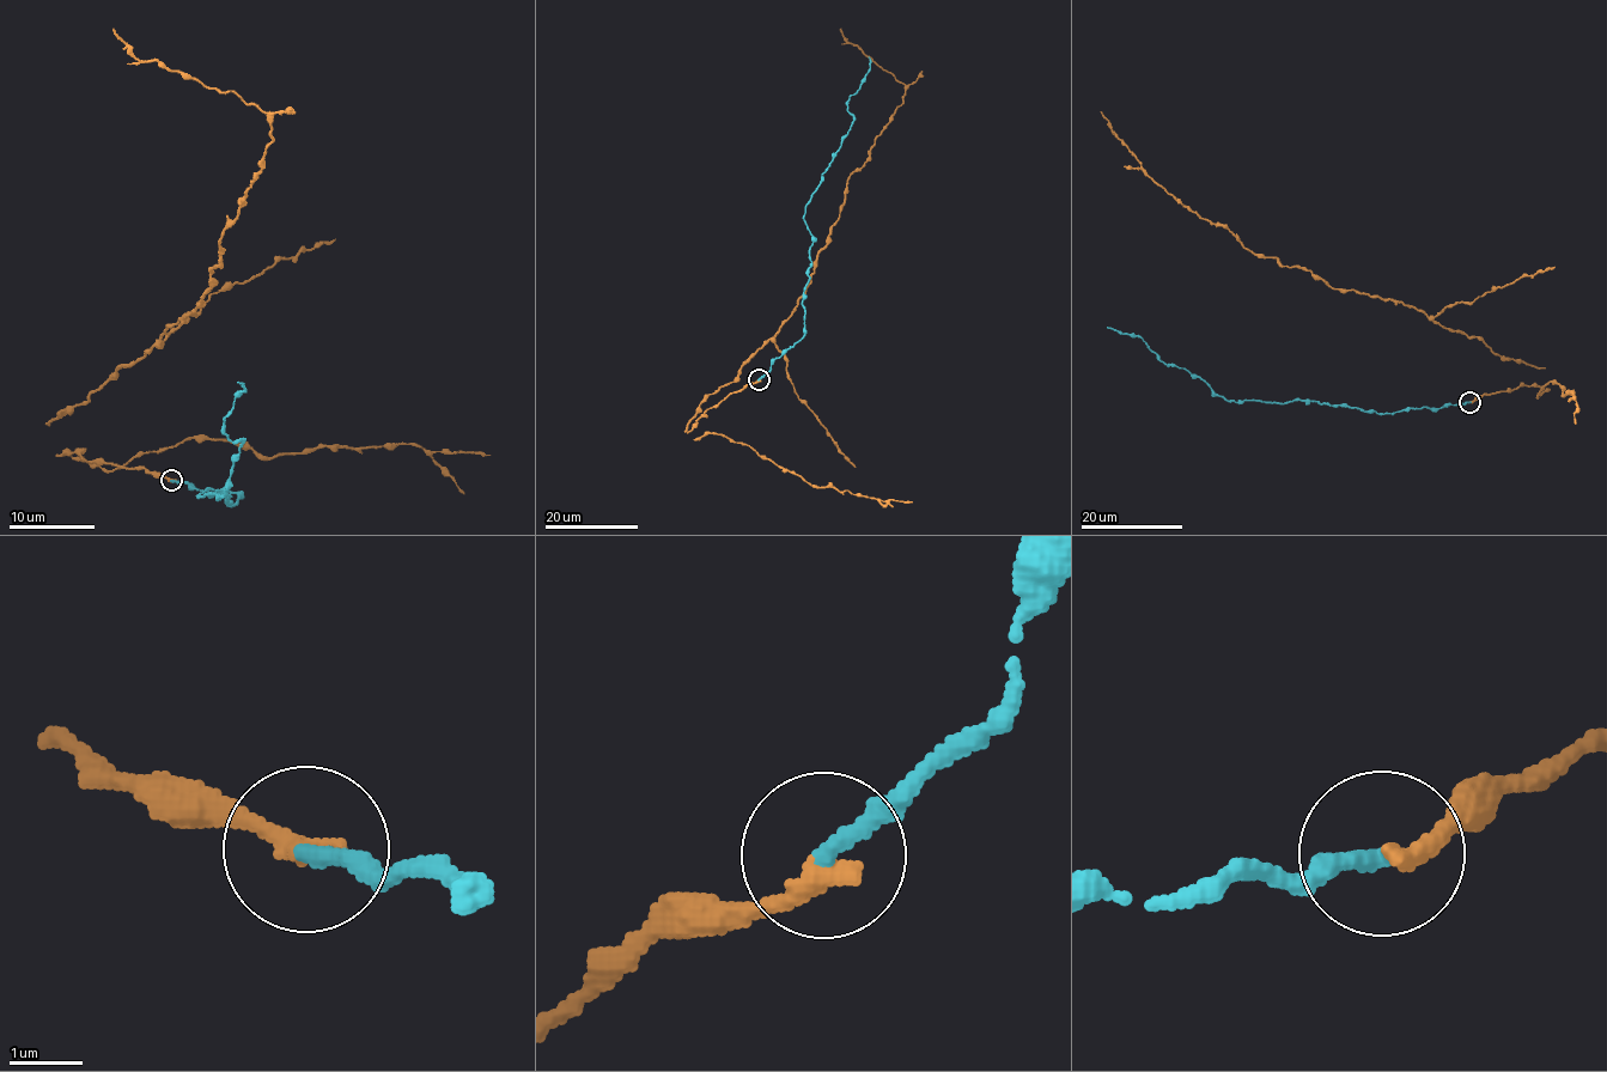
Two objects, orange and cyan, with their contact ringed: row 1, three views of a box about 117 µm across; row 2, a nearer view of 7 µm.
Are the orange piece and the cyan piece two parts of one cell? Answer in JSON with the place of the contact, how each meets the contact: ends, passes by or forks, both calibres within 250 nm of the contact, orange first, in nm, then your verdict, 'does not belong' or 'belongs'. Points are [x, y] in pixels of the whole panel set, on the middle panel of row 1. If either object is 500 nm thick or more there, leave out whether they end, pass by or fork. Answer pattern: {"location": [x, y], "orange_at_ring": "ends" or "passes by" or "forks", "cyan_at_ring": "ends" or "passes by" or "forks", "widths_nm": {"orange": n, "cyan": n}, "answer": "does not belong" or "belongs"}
{"location": [759, 379], "orange_at_ring": "ends", "cyan_at_ring": "ends", "widths_nm": {"orange": 320, "cyan": 240}, "answer": "belongs"}

